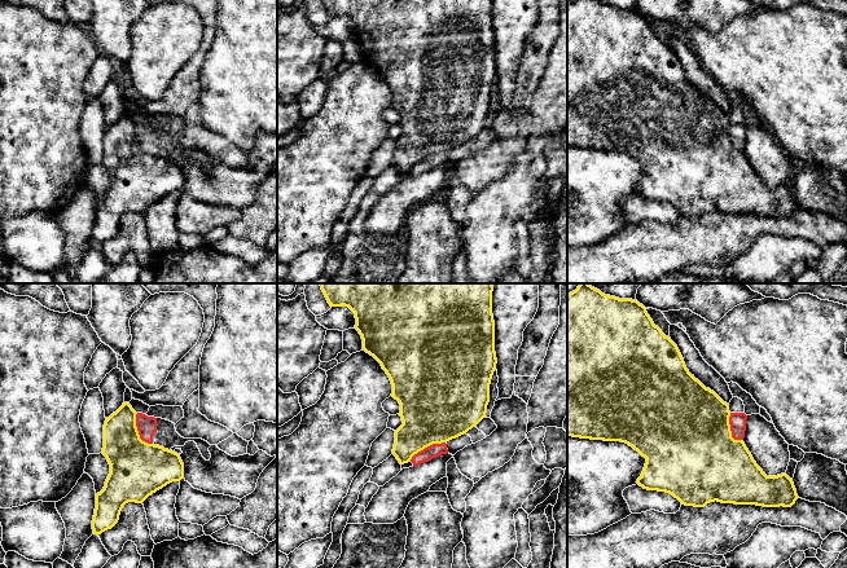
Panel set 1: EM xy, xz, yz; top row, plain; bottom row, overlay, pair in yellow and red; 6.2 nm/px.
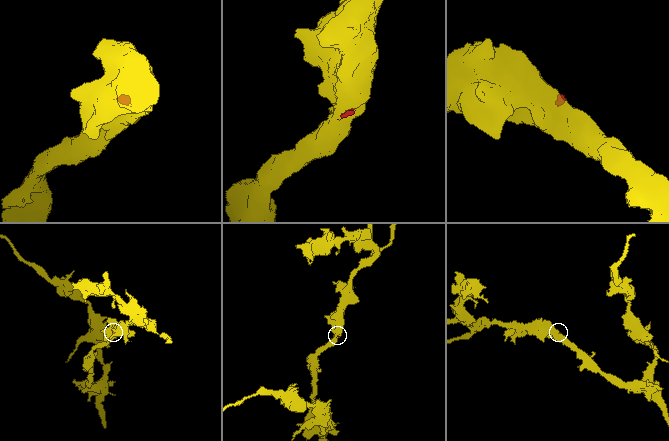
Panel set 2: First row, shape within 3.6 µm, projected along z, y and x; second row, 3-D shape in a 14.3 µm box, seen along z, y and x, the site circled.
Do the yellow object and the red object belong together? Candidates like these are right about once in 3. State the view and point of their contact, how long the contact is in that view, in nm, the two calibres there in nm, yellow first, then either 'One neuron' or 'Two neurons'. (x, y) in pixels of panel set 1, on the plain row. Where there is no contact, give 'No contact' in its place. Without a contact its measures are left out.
Touches yellow at xy (137, 141). Shared border 220 nm. Thickness 340 nm (yellow) against 120 nm. Two neurons

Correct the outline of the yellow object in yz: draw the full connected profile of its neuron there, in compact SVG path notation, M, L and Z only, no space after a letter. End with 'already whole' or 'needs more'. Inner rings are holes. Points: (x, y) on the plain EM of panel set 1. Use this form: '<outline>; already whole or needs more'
M575 0L567 4L567 146L628 154L646 168L644 181L636 193L648 201L670 203L685 216L705 217L717 211L763 217L791 217L799 208L793 189L786 184L767 186L754 171L743 150L732 147L729 127L729 115L689 83L677 56L654 35L642 14L632 9L605 5L600 0Z; already whole

